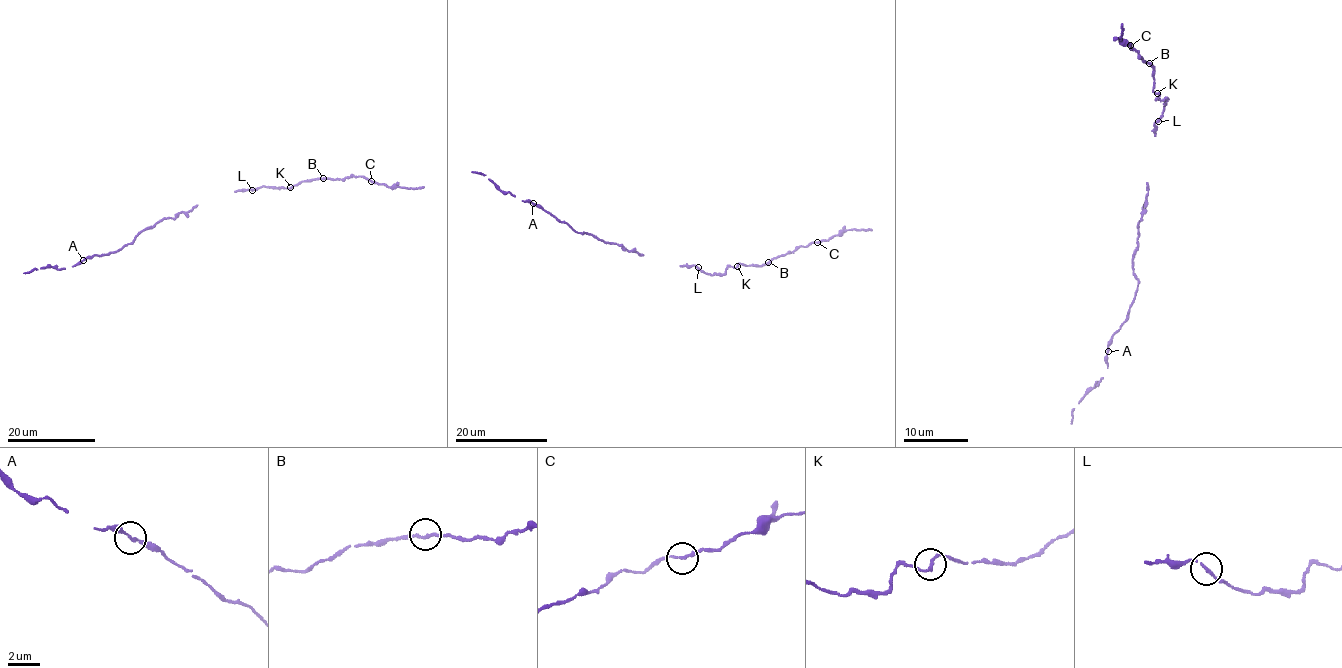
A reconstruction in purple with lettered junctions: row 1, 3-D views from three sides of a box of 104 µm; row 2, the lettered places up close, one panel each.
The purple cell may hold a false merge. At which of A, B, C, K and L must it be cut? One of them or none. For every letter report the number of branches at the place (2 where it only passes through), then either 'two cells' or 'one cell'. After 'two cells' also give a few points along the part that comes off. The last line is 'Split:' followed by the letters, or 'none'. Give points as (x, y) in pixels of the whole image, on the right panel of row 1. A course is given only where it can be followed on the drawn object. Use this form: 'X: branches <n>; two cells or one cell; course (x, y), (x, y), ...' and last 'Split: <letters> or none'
A: branches 2; one cell
B: branches 2; one cell
C: branches 2; one cell
K: branches 2; one cell
L: branches 2; one cell
Split: none

